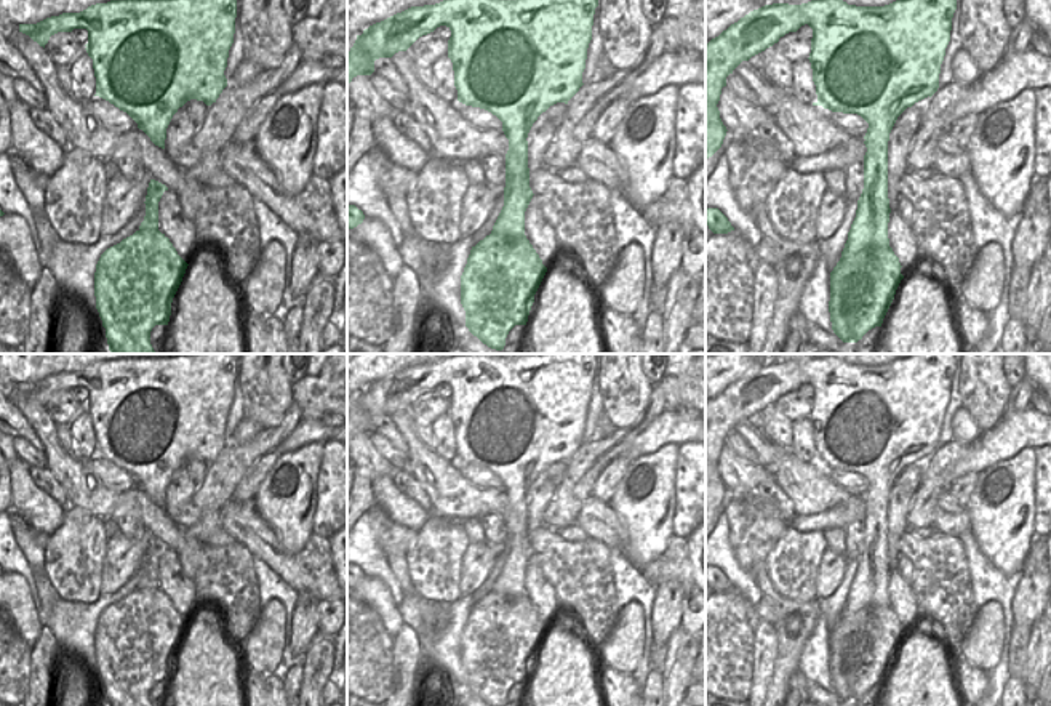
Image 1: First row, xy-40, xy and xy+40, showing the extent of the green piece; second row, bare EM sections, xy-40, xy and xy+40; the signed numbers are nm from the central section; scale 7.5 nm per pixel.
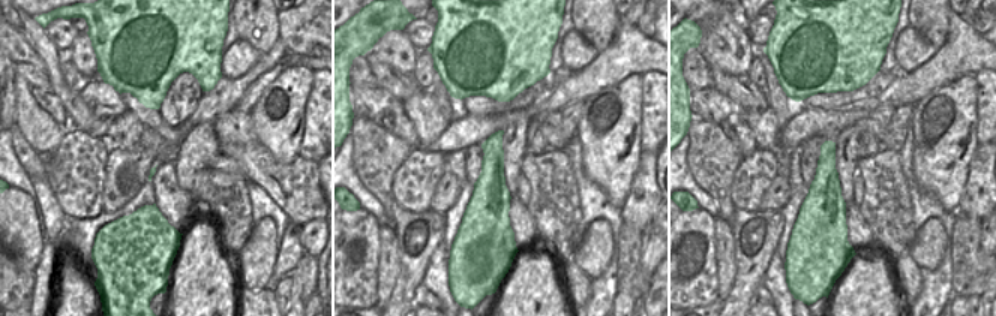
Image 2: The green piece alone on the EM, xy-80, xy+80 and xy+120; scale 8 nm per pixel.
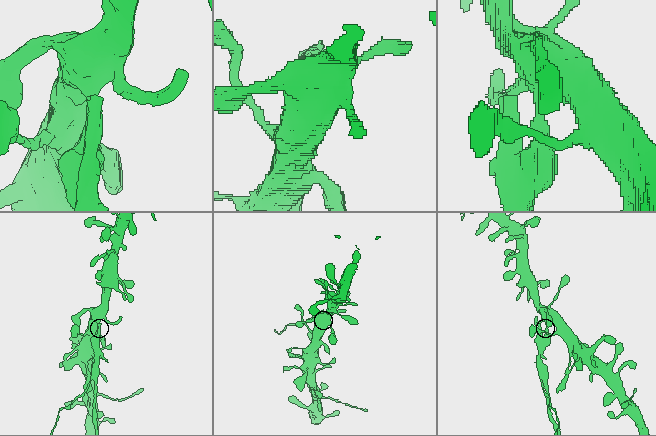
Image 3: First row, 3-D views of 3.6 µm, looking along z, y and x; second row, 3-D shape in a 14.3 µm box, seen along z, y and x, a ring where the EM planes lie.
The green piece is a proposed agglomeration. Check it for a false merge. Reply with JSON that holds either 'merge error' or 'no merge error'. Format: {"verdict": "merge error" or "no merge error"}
{"verdict": "merge error"}

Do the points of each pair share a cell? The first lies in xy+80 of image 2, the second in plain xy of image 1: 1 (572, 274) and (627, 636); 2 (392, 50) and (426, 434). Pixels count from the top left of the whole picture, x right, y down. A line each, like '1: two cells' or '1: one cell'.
1: two cells
2: one cell

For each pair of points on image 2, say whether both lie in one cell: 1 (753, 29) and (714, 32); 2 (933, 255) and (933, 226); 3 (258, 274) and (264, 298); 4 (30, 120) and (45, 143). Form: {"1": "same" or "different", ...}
{"1": "different", "2": "same", "3": "different", "4": "same"}

